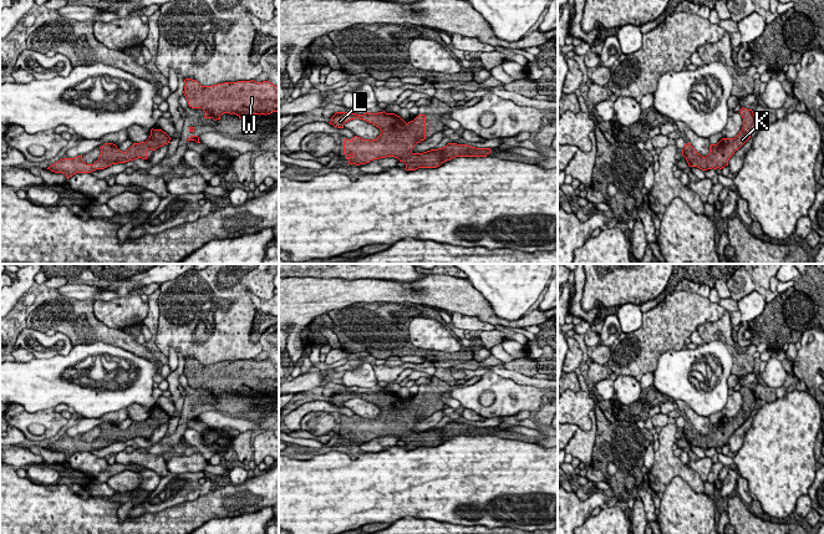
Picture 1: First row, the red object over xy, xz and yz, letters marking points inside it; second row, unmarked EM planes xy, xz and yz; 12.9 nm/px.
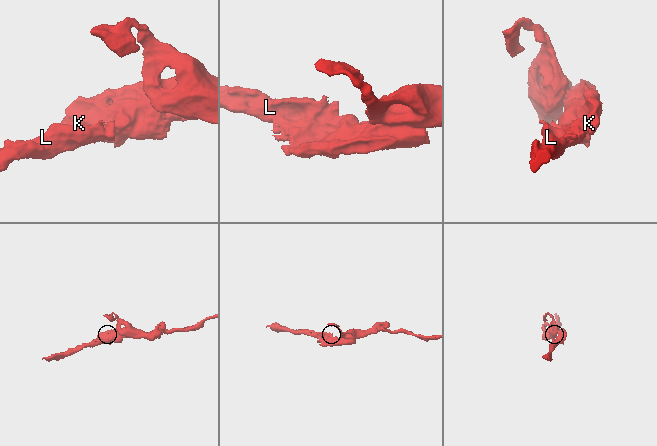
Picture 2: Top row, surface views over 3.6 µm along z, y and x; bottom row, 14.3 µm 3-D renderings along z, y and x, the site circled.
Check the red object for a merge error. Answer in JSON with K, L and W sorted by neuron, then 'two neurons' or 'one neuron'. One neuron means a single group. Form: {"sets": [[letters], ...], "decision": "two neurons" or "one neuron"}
{"sets": [["K", "L", "W"]], "decision": "one neuron"}

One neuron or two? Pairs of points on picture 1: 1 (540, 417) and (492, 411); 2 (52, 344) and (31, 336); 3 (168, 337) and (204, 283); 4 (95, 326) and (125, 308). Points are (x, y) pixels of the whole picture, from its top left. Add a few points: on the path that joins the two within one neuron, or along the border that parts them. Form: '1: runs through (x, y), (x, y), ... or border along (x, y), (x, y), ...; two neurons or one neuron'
1: border along (544, 403), (535, 411); two neurons
2: runs through (47, 344), (39, 344), (36, 341); one neuron
3: runs through (182, 324), (204, 301), (204, 296); one neuron
4: border along (92, 300), (93, 314), (101, 321), (125, 331); two neurons

